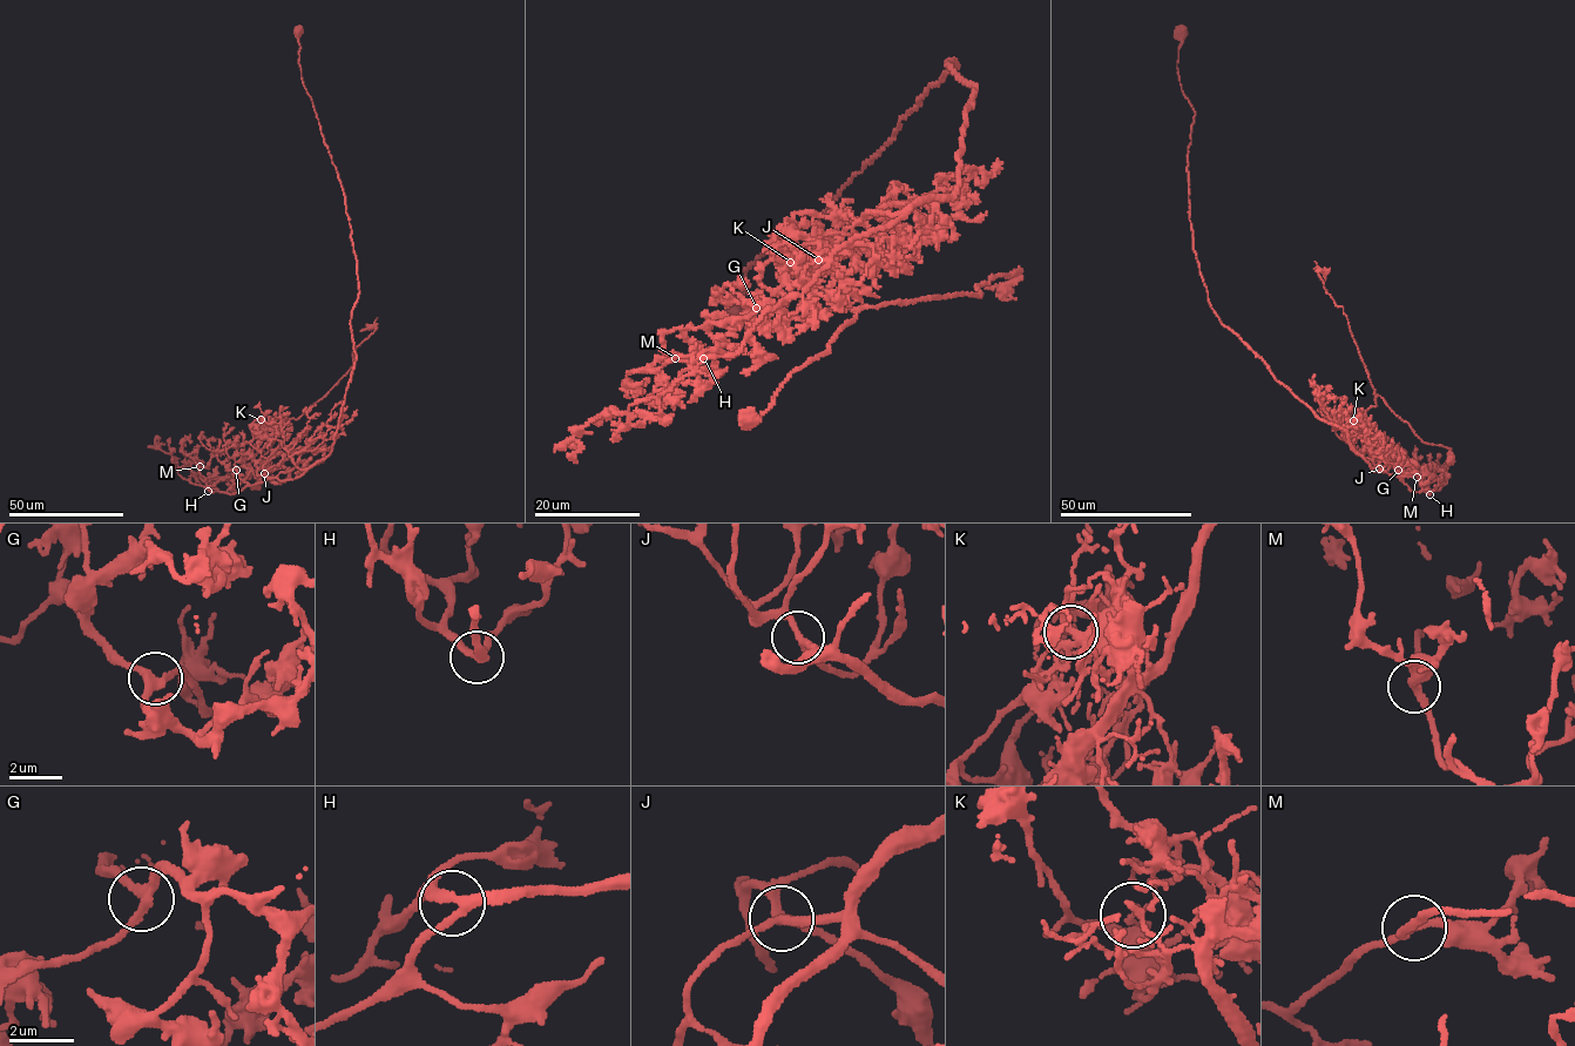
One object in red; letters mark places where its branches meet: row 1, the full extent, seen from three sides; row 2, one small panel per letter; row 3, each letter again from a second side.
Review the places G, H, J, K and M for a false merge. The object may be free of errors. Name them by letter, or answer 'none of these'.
K

